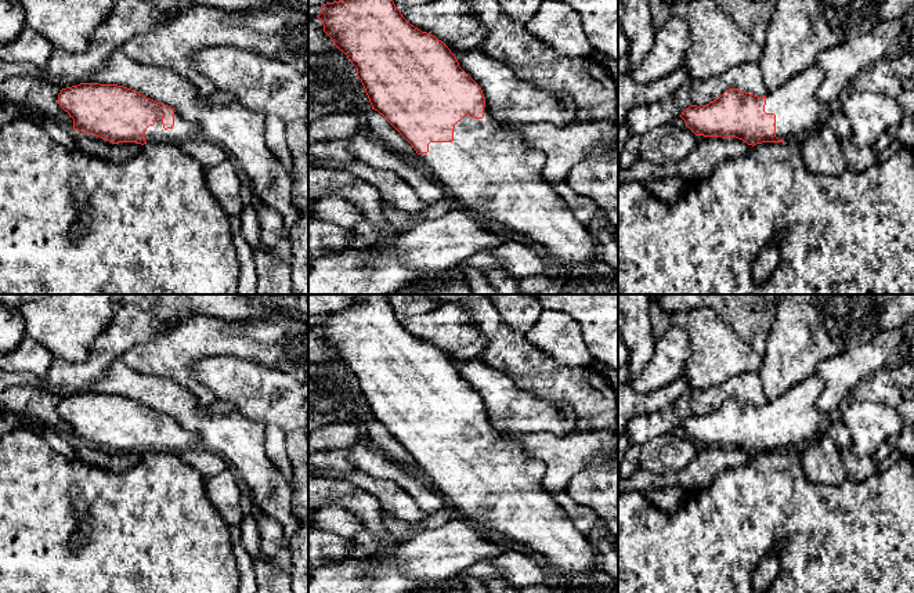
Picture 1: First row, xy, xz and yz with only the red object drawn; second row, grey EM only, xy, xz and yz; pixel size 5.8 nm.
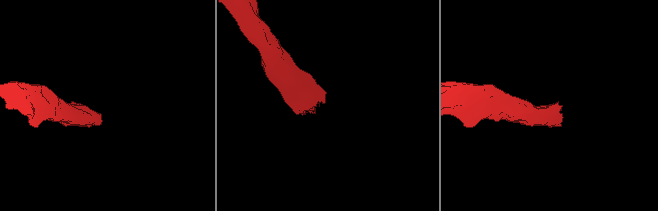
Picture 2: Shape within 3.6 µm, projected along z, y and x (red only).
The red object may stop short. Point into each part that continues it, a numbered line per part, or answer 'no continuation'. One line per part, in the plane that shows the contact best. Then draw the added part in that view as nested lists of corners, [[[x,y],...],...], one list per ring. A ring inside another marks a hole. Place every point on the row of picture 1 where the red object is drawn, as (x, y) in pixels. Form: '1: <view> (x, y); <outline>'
1: xz (488, 169); [[[487,105],[483,119],[466,115],[455,124],[452,142],[430,142],[429,152],[419,158],[460,207],[495,228],[509,229],[530,245],[542,246],[557,257],[552,285],[537,294],[560,294],[571,268],[600,258],[603,247],[545,180],[545,153],[532,148],[510,122],[495,119]]]

